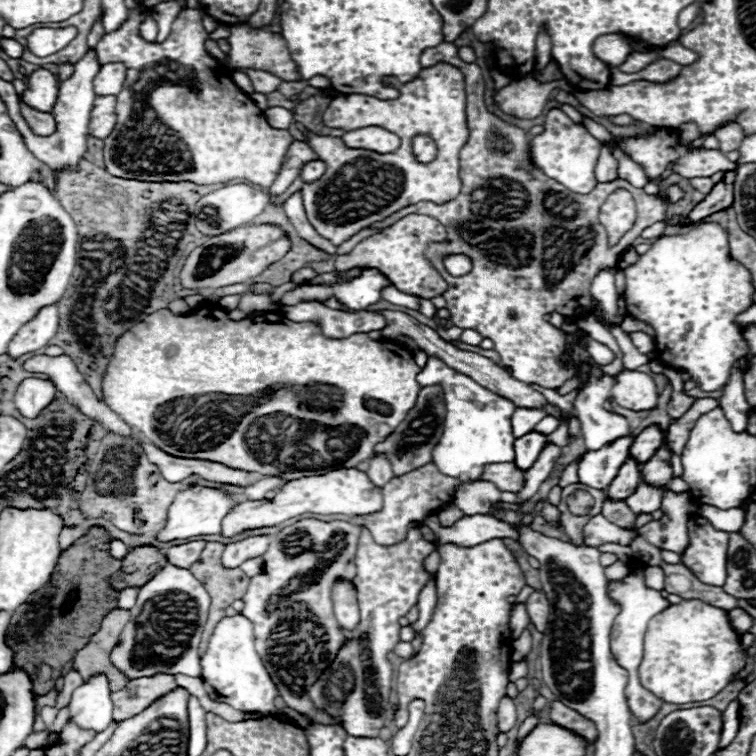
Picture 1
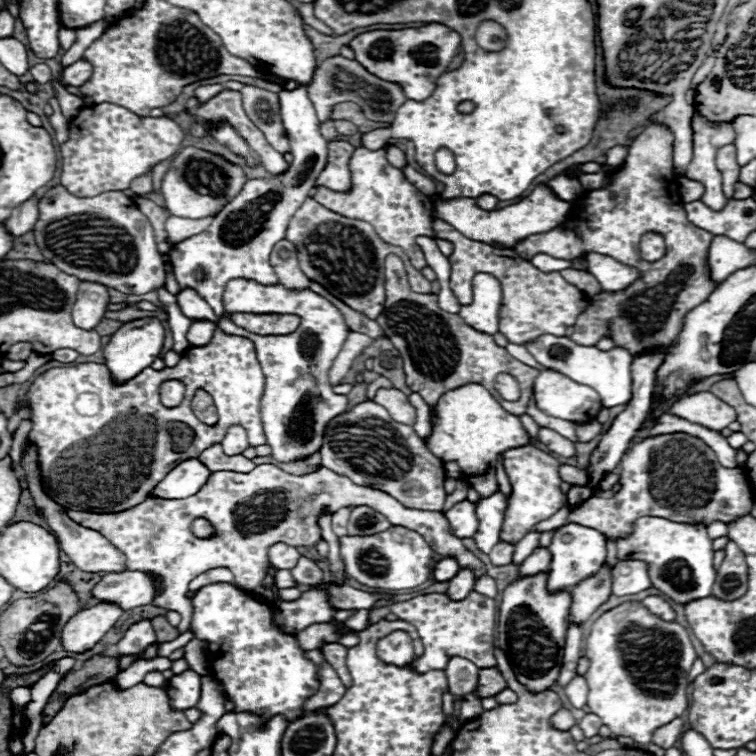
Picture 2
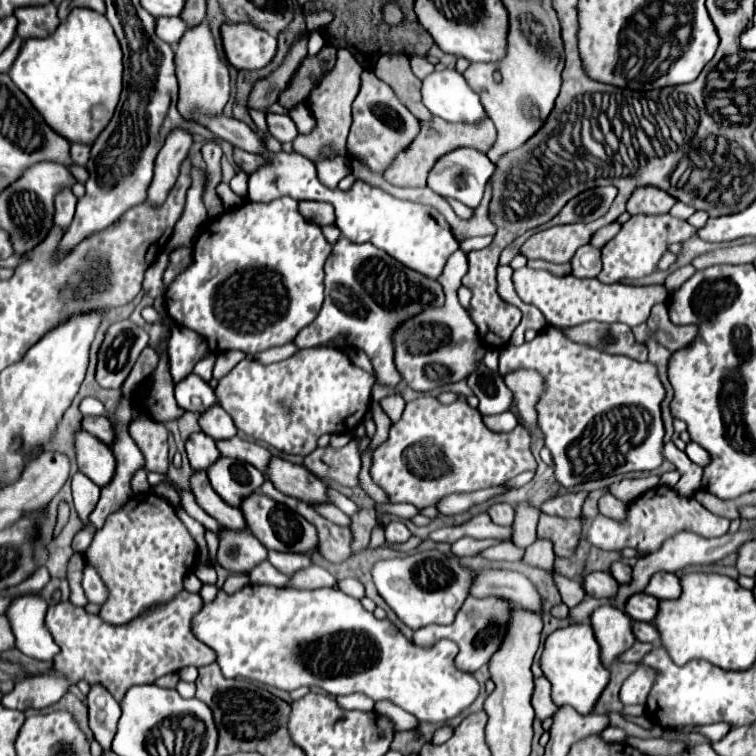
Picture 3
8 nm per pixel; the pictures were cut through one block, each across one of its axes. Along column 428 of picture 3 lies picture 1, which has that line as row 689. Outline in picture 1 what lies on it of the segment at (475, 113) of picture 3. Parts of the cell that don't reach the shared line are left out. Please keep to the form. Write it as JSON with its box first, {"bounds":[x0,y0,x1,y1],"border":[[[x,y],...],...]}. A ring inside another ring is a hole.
{"bounds":[68,674,114,732],"border":[[[106,674],[92,676],[72,692],[72,700],[68,704],[70,718],[82,728],[102,732],[112,722],[114,704],[110,694],[110,682]]]}

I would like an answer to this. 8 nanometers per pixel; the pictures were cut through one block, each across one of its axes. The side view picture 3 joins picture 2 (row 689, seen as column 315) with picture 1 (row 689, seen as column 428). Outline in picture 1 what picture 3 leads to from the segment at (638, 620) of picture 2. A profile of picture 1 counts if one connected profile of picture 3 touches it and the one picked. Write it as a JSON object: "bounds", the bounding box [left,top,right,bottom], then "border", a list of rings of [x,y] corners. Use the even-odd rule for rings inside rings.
{"bounds":[638,600,748,702],"border":[[[682,600],[656,614],[648,624],[638,676],[642,686],[664,702],[700,702],[722,692],[746,666],[746,658],[748,652],[742,648],[738,632],[730,626],[726,610],[702,600]]]}

